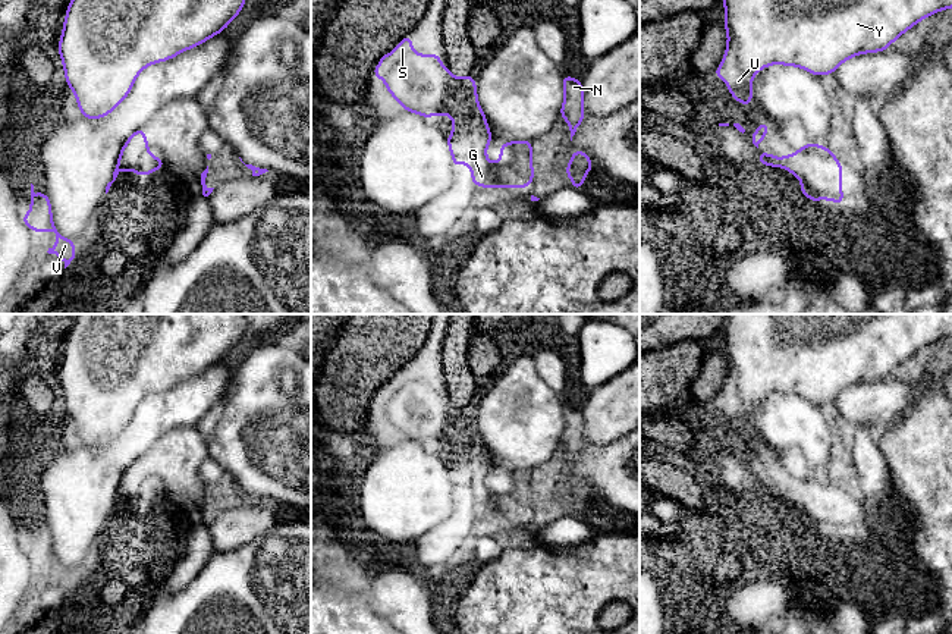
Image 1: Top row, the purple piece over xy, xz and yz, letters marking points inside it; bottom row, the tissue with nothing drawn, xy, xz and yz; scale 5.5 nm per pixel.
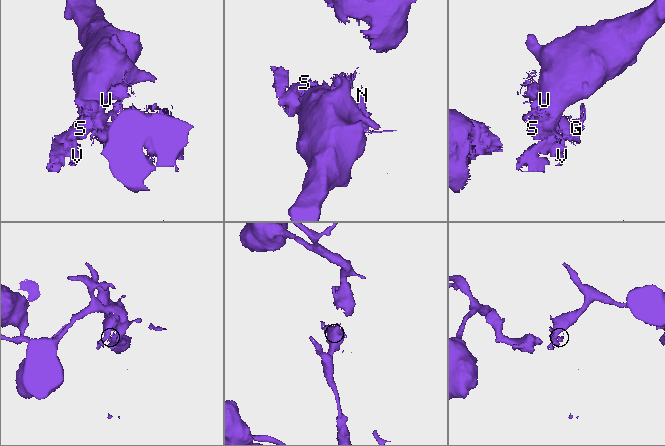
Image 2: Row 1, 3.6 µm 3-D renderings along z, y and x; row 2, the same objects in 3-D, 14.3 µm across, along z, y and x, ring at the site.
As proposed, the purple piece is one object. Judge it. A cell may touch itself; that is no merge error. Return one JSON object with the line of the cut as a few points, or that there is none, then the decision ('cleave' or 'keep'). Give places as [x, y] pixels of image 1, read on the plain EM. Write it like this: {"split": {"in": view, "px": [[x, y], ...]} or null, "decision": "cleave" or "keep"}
{"split": null, "decision": "keep"}

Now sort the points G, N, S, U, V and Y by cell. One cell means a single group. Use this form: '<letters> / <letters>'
G N S U V Y

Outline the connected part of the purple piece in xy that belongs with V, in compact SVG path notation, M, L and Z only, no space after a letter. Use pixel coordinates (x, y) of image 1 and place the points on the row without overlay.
M31 512L31 542L21 542L21 547L31 559L56 562L57 571L53 577L48 577L47 581L60 586L65 591L65 597L75 590L75 568L66 568L57 561L51 547L51 531L45 520L35 522L34 514Z

